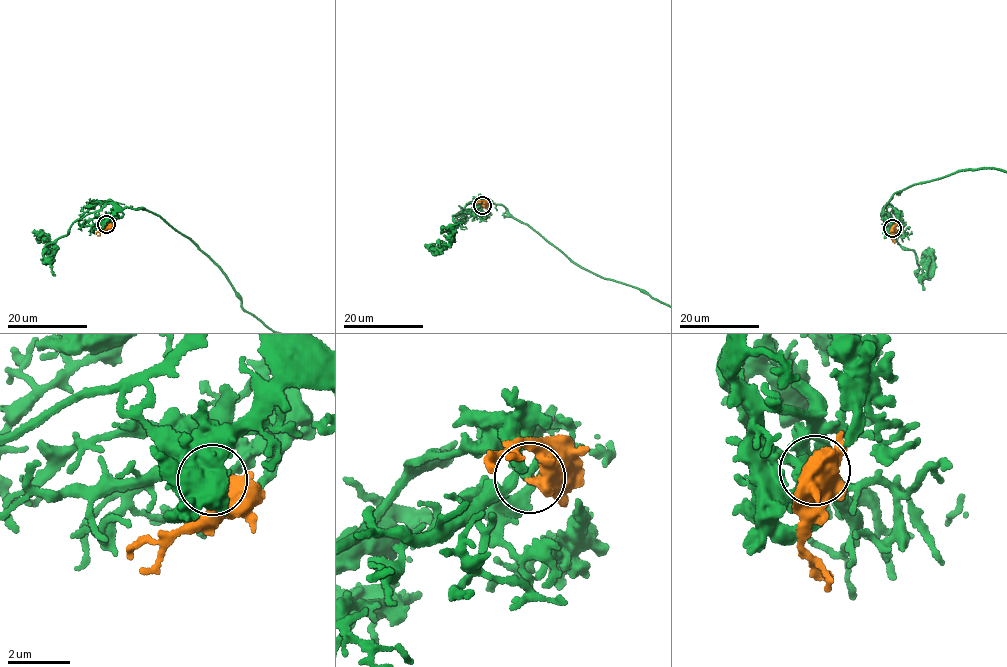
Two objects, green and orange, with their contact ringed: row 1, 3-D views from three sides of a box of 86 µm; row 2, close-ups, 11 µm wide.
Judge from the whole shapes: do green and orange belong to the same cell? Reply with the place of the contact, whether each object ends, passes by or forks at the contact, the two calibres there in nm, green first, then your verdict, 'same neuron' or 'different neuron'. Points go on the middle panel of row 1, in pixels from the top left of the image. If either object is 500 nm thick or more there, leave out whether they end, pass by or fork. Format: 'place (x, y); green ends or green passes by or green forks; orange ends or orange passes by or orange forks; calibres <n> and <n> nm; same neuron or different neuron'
place (482, 205); green forks; orange ends; calibres 280 and 400 nm; same neuron

